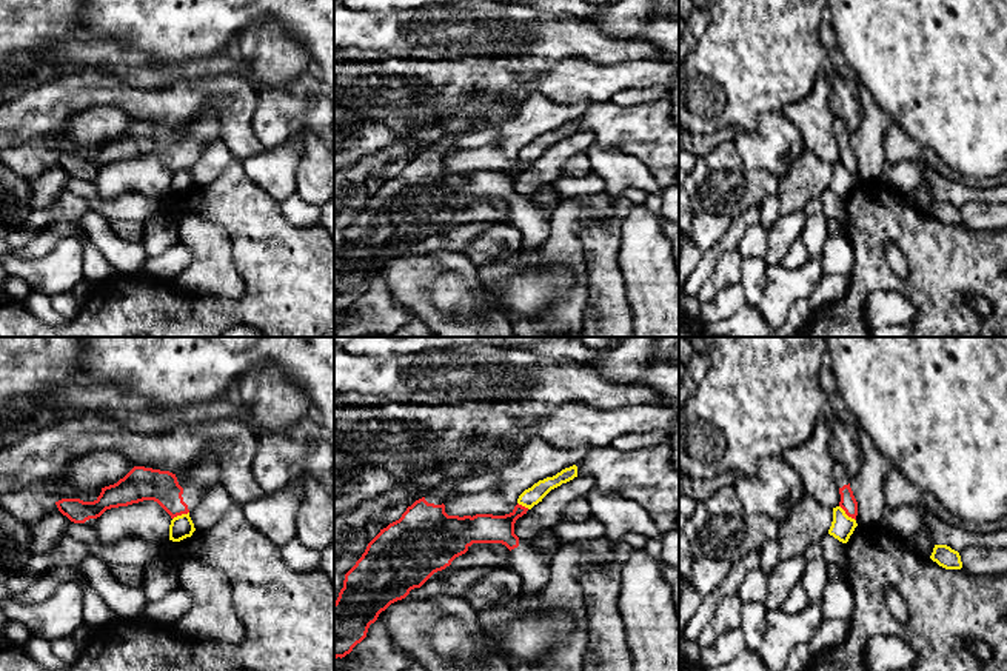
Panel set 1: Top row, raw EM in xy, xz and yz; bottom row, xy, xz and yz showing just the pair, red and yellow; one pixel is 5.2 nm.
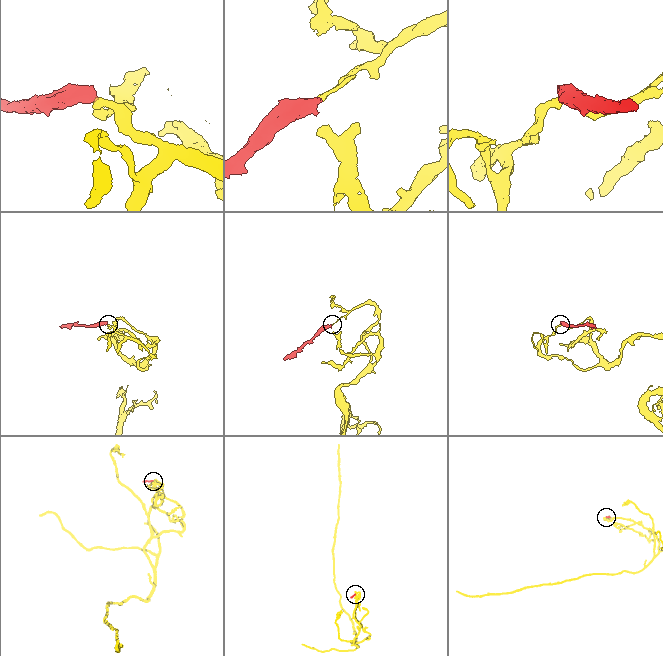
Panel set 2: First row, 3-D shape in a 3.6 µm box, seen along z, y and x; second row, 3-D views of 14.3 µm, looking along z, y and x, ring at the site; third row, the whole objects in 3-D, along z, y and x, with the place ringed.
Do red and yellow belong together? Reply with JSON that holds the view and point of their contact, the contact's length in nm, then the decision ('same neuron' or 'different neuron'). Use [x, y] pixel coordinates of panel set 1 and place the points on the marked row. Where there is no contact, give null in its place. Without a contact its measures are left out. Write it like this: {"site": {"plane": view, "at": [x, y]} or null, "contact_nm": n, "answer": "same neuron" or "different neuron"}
{"site": {"plane": "yz", "at": [847, 514]}, "contact_nm": 120, "answer": "different neuron"}

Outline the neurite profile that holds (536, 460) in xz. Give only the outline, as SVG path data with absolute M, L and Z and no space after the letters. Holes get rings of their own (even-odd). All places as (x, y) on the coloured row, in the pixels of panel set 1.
M539 439L528 442L499 471L499 480L479 492L451 496L443 505L448 516L513 512L519 496L539 480L576 465L590 448L557 449Z

